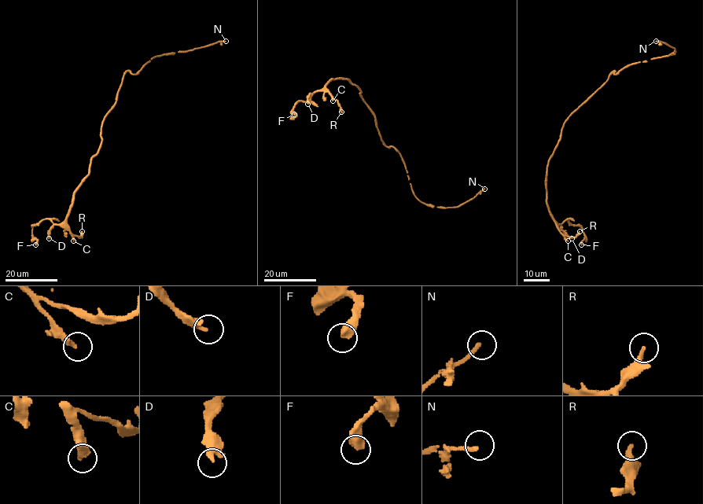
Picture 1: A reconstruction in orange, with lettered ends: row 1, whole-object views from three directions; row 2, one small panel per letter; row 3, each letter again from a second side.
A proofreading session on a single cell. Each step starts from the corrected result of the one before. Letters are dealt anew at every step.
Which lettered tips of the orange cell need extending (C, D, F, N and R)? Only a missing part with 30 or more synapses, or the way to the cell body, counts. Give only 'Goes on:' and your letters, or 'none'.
Goes on: C, N

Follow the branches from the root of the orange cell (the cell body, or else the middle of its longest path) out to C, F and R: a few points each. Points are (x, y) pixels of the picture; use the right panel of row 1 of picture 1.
C: (576, 109), (564, 124), (561, 137), (549, 160), (546, 181), (546, 202), (550, 214), (557, 229), (568, 240)
F: (576, 109), (564, 122), (549, 160), (546, 202), (558, 224), (568, 218), (583, 229), (581, 244)
R: (576, 109), (564, 122), (561, 137), (549, 160), (546, 202), (557, 229), (563, 234), (574, 237), (579, 231)

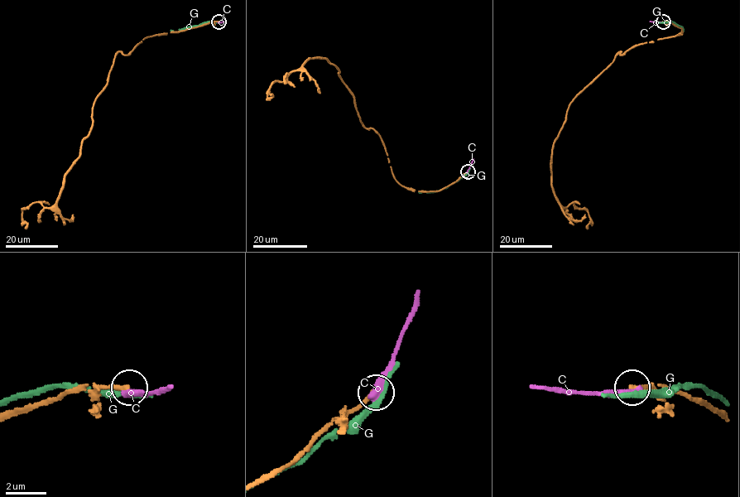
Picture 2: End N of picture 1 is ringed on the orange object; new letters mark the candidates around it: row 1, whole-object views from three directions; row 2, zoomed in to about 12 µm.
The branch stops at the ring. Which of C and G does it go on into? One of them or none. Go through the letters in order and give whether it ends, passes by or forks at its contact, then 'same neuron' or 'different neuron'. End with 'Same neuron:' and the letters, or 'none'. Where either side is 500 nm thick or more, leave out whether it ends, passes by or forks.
C: it ends; different neuron
G: it passes by; different neuron
Same neuron: none

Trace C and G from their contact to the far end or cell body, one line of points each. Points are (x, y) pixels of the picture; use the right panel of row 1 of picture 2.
C: (663, 21), (650, 21)
G: (665, 21), (672, 21), (681, 26), (683, 31)

